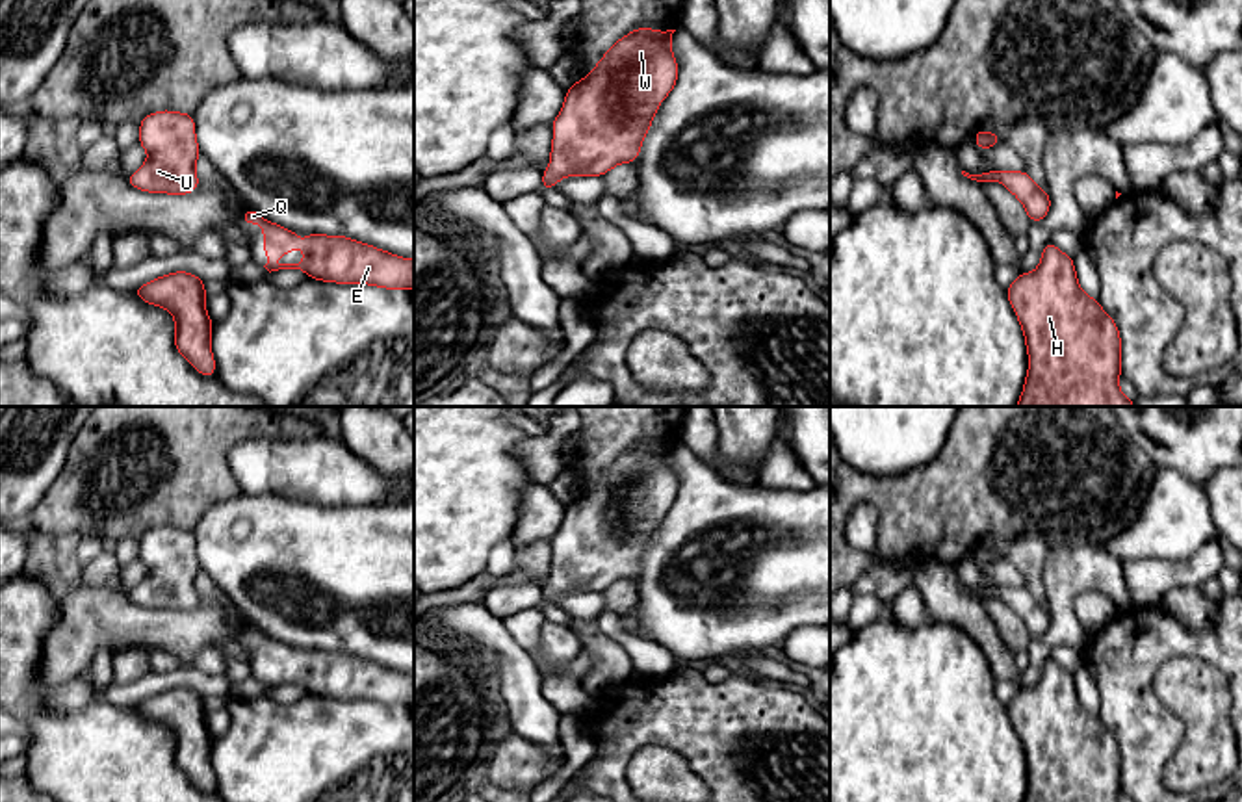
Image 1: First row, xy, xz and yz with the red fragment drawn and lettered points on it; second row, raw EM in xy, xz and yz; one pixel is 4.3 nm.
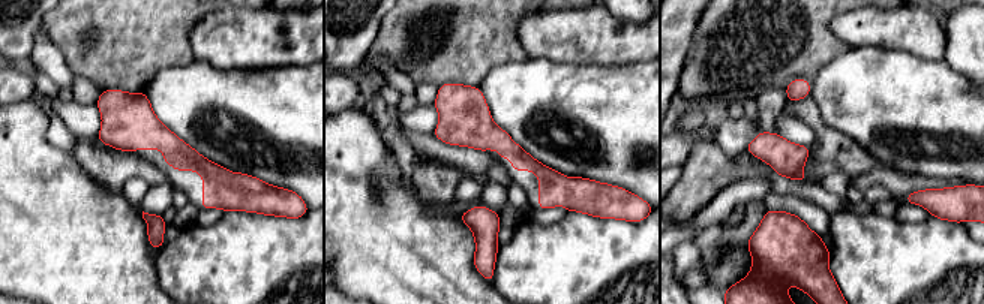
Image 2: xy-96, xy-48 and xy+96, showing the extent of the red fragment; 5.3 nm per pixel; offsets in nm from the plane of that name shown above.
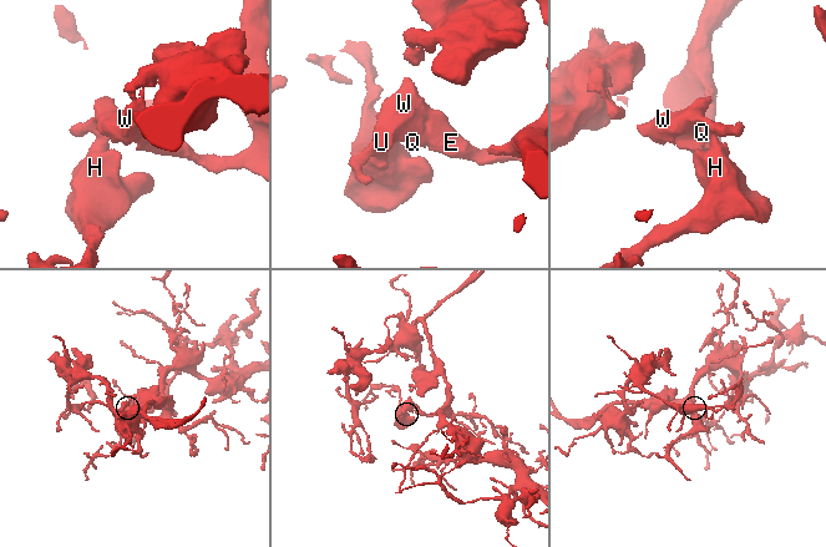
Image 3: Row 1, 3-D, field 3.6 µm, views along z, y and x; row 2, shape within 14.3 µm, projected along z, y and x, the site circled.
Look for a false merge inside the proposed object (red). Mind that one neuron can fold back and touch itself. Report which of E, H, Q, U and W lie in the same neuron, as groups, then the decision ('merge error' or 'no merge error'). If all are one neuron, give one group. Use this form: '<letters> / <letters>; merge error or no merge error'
E H Q U W; no merge error

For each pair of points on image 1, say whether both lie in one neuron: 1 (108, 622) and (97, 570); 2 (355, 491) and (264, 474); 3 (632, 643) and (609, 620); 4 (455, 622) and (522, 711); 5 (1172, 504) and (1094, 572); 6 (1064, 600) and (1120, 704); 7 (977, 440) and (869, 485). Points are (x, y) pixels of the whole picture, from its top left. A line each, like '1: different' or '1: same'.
1: different
2: same
3: same
4: same
5: different
6: different
7: same

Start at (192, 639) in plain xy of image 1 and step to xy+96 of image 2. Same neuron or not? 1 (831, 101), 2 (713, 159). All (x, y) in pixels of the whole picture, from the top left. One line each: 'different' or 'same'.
1: different
2: same

